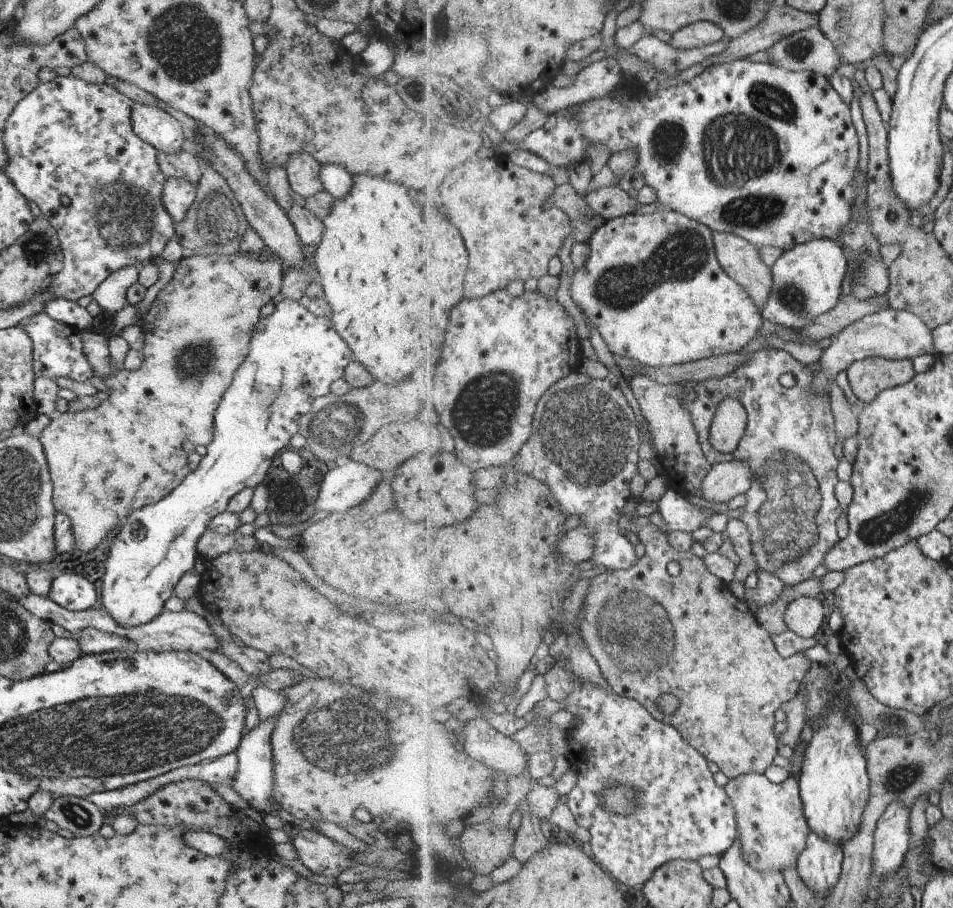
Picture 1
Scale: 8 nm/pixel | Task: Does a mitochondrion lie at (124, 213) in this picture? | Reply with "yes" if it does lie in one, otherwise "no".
yes

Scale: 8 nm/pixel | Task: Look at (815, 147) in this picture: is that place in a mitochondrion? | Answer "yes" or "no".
no

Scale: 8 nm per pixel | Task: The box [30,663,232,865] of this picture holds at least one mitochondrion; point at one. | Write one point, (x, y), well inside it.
(76, 813)

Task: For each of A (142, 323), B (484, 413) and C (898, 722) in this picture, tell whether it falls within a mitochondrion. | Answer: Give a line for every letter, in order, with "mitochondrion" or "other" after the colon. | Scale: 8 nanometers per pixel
A: other
B: mitochondrion
C: mitochondrion

